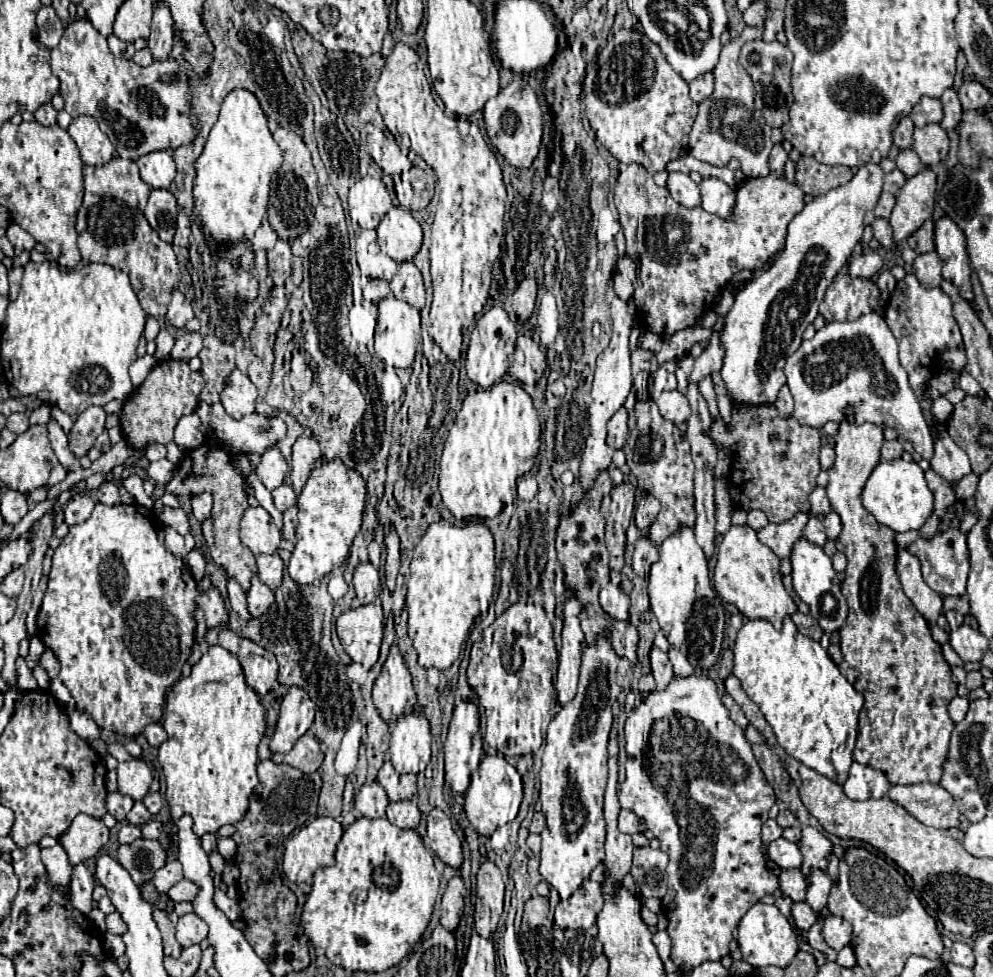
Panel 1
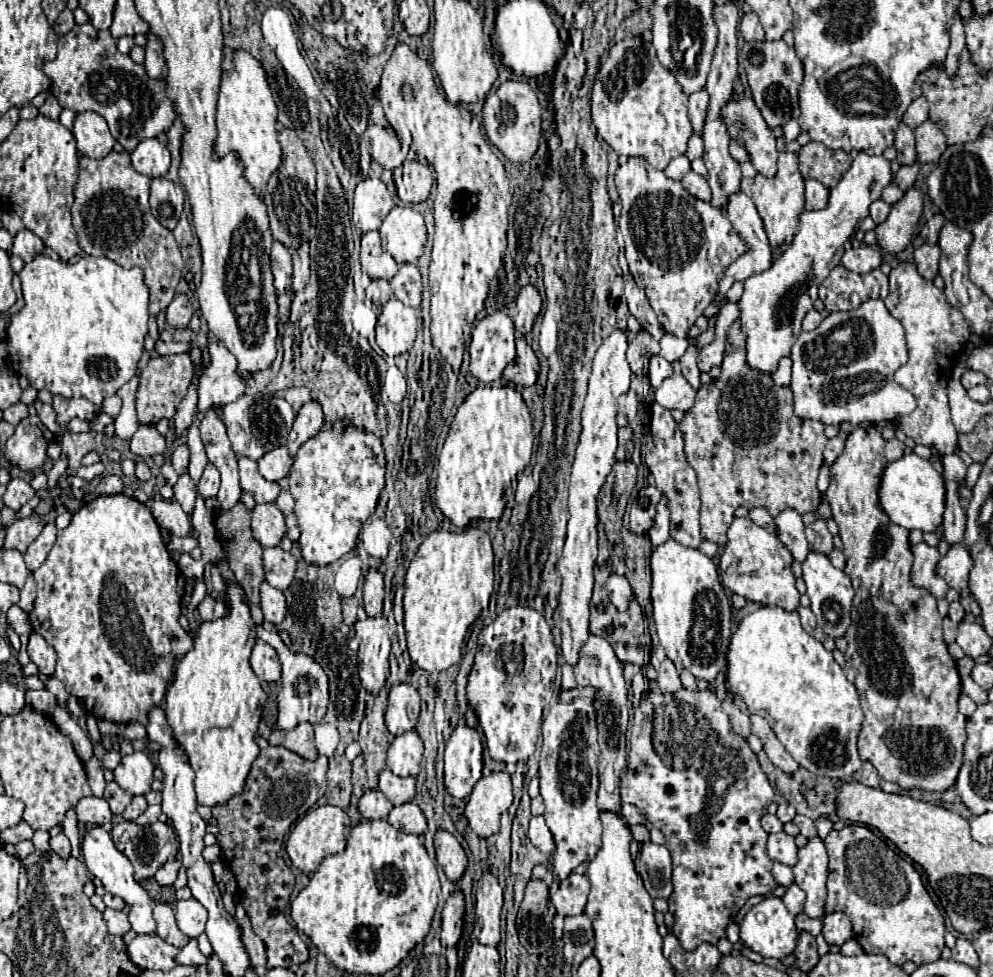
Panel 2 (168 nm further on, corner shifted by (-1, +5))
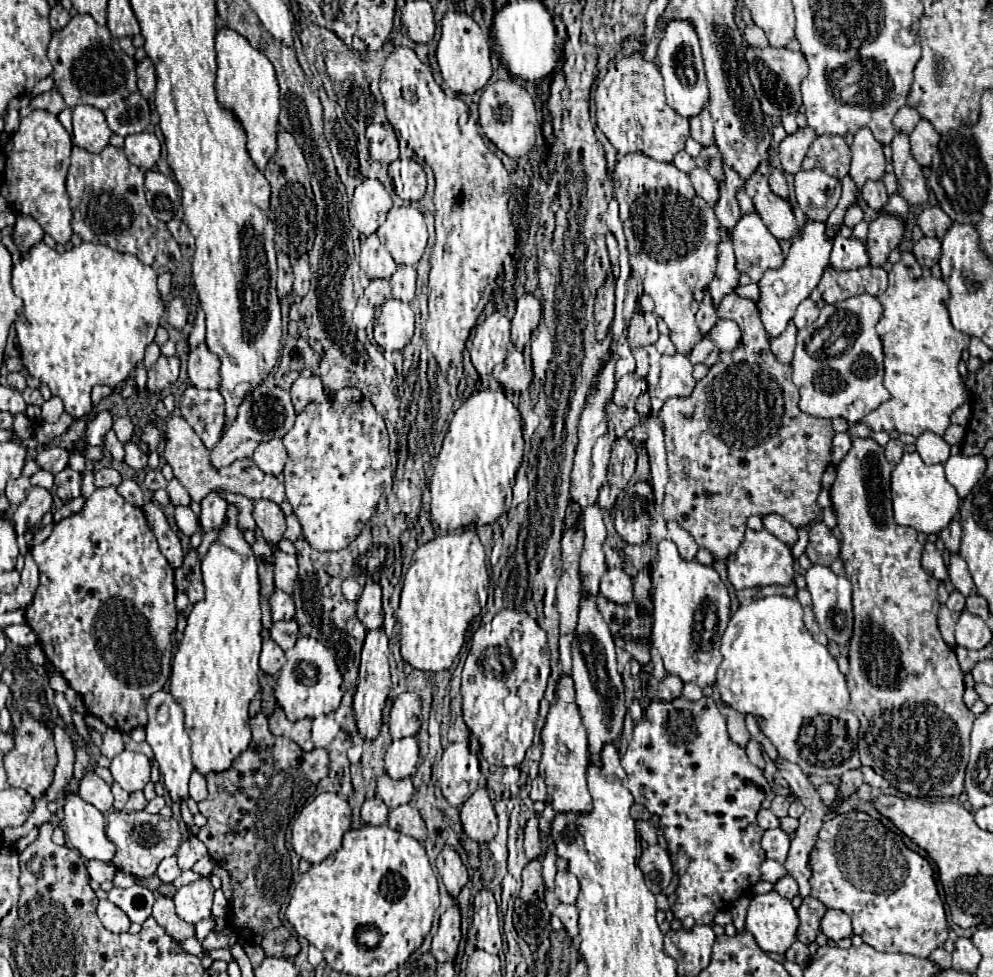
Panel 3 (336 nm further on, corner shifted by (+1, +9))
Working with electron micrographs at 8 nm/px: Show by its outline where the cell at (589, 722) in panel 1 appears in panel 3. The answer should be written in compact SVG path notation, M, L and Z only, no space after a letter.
M552 702L550 710L546 714L546 722L542 728L542 760L540 760L540 776L544 778L548 790L546 790L546 802L552 804L554 812L590 812L592 808L592 798L586 786L586 770L588 770L588 736L578 712L578 706L574 702L566 704L566 702Z

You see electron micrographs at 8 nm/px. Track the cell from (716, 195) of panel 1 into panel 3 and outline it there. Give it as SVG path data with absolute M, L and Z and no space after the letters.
M754 212L742 214L732 230L736 268L758 282L768 268L778 268L784 262L778 240L768 232L762 218Z

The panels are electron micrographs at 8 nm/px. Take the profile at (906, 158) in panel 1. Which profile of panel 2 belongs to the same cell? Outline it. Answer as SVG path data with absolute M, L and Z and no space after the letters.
M918 162L912 164L912 166L902 166L896 174L894 174L894 182L898 184L900 190L908 190L914 186L914 180L916 180L916 174L918 174Z

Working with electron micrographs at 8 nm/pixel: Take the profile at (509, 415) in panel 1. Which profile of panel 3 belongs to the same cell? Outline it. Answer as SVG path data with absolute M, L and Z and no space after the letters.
M502 388L472 394L450 422L430 480L430 514L442 530L492 524L504 512L506 494L524 456L522 418Z

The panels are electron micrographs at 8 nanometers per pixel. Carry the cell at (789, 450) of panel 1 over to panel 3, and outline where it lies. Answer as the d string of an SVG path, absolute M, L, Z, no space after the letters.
M728 294L718 306L720 320L734 320L742 332L736 350L720 352L718 362L708 374L696 382L688 398L670 398L660 410L666 434L670 482L662 504L664 520L676 520L688 530L700 548L714 554L716 560L728 558L744 540L746 518L752 514L778 514L794 528L808 526L820 516L816 496L820 480L830 464L830 442L834 438L832 422L814 418L798 408L798 388L792 384L792 368L780 364L770 352L768 336L758 318L758 308L752 300Z

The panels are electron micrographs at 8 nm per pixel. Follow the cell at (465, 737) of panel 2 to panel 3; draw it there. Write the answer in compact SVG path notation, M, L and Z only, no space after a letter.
M467 742L452 743L442 754L442 778L438 780L444 798L452 806L462 806L470 794L473 794L478 787L478 780L481 777L480 763L478 756L472 752Z

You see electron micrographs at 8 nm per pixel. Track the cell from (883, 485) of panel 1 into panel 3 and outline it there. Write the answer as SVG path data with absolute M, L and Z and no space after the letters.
M906 452L902 460L892 470L892 504L894 504L894 518L902 526L916 528L924 534L938 534L942 528L950 524L954 514L958 512L960 498L944 478L942 464L924 464L918 452Z

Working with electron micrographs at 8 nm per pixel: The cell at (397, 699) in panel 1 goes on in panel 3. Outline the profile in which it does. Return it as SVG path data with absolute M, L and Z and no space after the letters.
M402 692L390 710L390 734L394 740L416 736L420 730L420 698L414 692Z

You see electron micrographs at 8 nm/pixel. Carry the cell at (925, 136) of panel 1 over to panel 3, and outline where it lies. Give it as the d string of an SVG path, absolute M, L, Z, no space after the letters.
M920 120L910 134L912 156L920 166L928 166L932 162L934 152L938 152L938 142L940 134L934 130L934 126L928 120Z

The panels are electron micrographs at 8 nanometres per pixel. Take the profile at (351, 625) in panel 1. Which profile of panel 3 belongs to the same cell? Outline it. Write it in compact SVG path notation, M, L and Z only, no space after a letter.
M384 628L368 630L364 648L362 648L362 660L360 660L360 674L358 674L358 690L354 696L354 712L356 712L356 724L358 730L364 734L366 740L372 740L378 734L378 728L382 724L382 708L386 704L388 692L392 688L390 684L390 670L388 670L388 636L384 634Z

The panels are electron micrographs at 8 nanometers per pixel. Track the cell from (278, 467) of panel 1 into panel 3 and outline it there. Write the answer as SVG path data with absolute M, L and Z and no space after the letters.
M274 438L270 442L264 442L260 444L256 450L254 450L254 462L256 466L266 472L266 474L272 474L272 476L280 476L282 470L284 470L284 464L288 460L288 454L286 454L286 448L282 444L280 438Z

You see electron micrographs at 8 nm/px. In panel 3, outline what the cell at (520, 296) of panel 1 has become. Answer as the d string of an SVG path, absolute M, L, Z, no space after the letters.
M524 294L522 298L518 298L510 330L511 340L518 348L524 348L524 344L530 340L530 334L538 328L540 318L542 318L542 304L534 294Z

